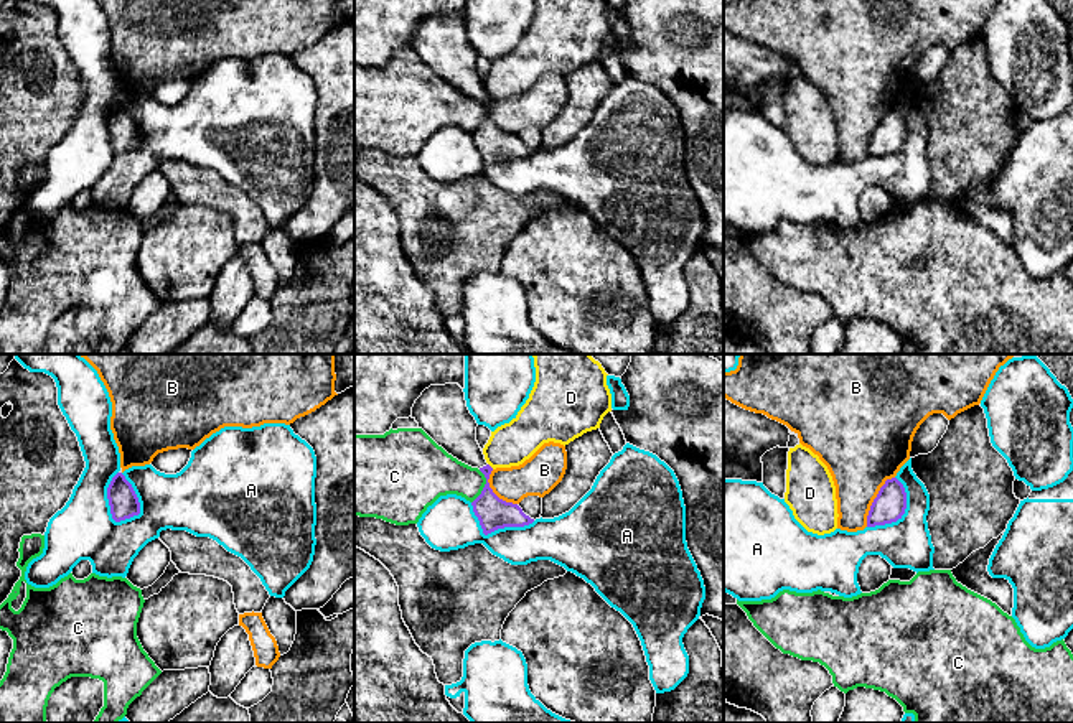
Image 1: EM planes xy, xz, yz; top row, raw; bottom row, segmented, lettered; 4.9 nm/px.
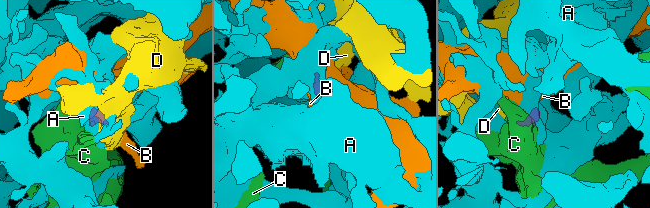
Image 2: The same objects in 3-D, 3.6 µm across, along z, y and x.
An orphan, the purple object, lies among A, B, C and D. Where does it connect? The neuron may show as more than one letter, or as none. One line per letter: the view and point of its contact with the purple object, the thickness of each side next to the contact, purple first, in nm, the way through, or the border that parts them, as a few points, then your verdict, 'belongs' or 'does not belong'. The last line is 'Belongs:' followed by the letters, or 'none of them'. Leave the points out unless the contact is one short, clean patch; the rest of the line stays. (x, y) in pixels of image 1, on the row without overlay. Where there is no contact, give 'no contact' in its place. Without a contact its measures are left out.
A: contact xy (107, 129); calibres 140 and 300 nm; border xy (117, 102), (107, 119), (109, 144), (116, 153); does not belong
B: contact yz (874, 130); calibres 160 and 380 nm; border yz (894, 107), (885, 112), (874, 130), (866, 157); does not belong
C: contact xz (485, 117); calibres 160 and 220 nm; border xz (480, 101), (485, 117), (472, 134); does not belong
D: contact xz (490, 97); calibres 160 and 200 nm; border xz (488, 94), (493, 99); does not belong
Belongs: none of them

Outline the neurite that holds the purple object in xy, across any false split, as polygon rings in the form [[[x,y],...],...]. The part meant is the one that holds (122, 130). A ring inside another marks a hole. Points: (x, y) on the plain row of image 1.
[[[117,104],[109,119],[107,130],[110,137],[110,145],[115,153],[130,150],[140,145],[140,133],[132,119],[122,104]]]

